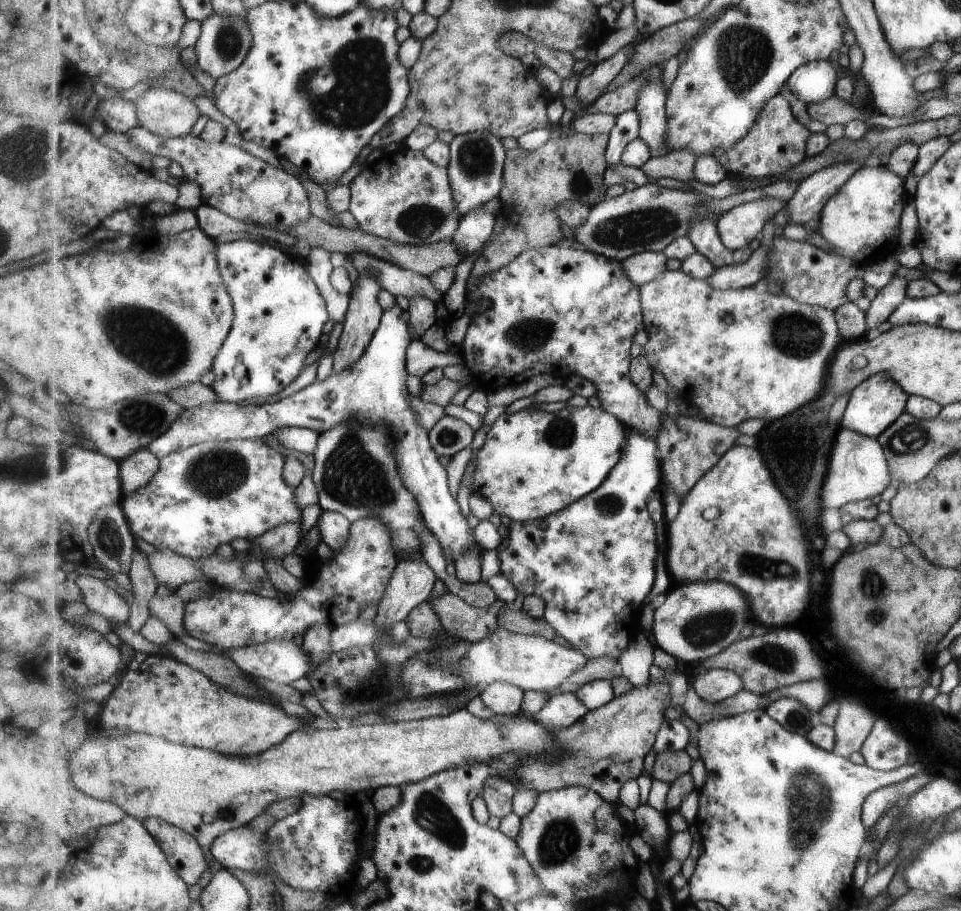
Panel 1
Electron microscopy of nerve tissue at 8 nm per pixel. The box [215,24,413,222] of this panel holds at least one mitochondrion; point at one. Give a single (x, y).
(360, 69)

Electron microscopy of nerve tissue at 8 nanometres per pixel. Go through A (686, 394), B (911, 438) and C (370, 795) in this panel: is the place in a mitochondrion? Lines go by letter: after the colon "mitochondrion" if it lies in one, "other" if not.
A: other
B: mitochondrion
C: other

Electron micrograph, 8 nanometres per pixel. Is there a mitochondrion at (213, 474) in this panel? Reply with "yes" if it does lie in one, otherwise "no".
yes

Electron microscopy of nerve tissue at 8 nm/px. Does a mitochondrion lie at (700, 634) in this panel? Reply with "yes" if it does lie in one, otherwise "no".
yes

